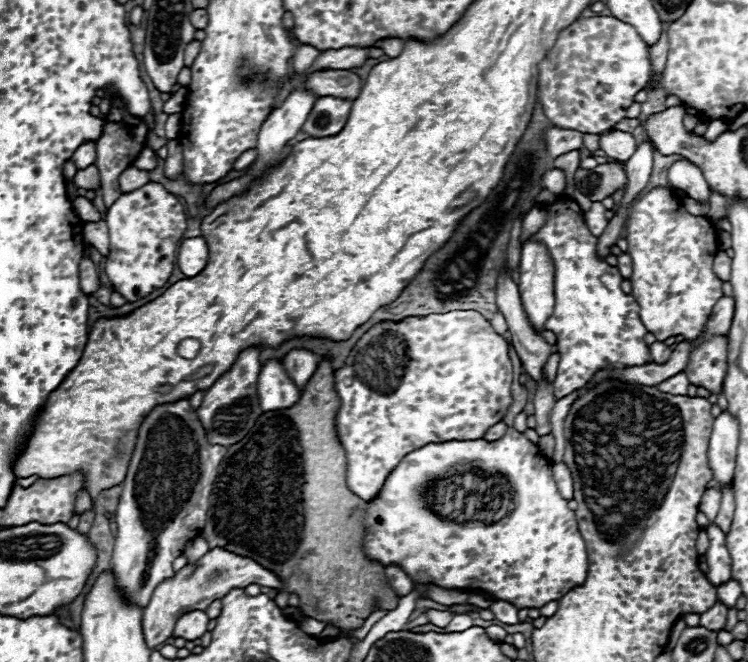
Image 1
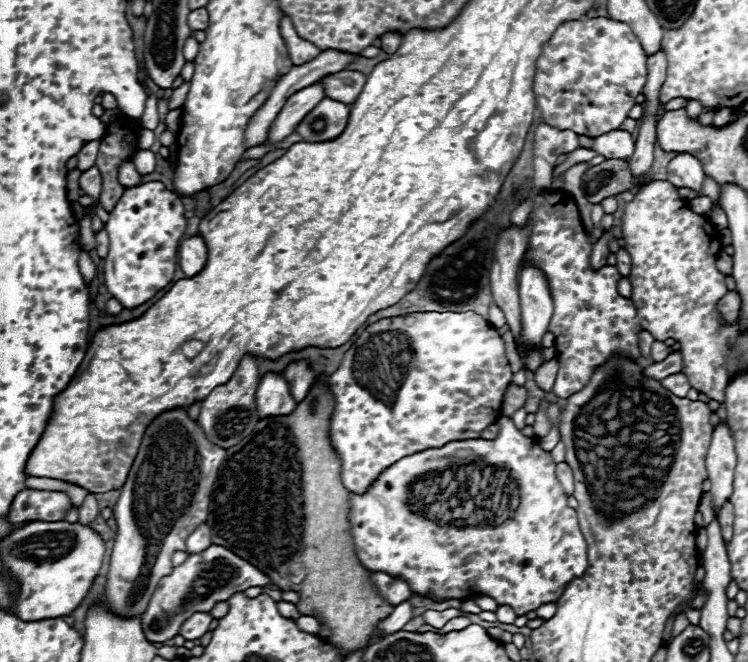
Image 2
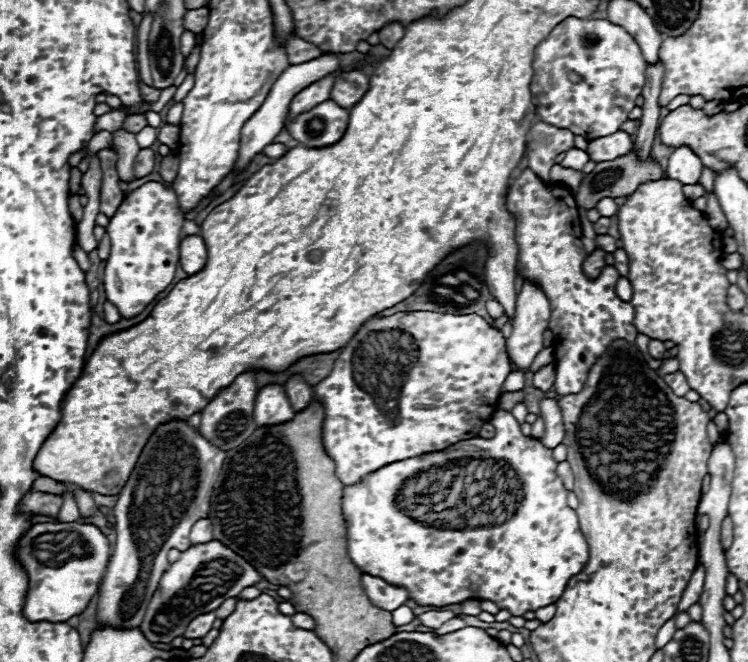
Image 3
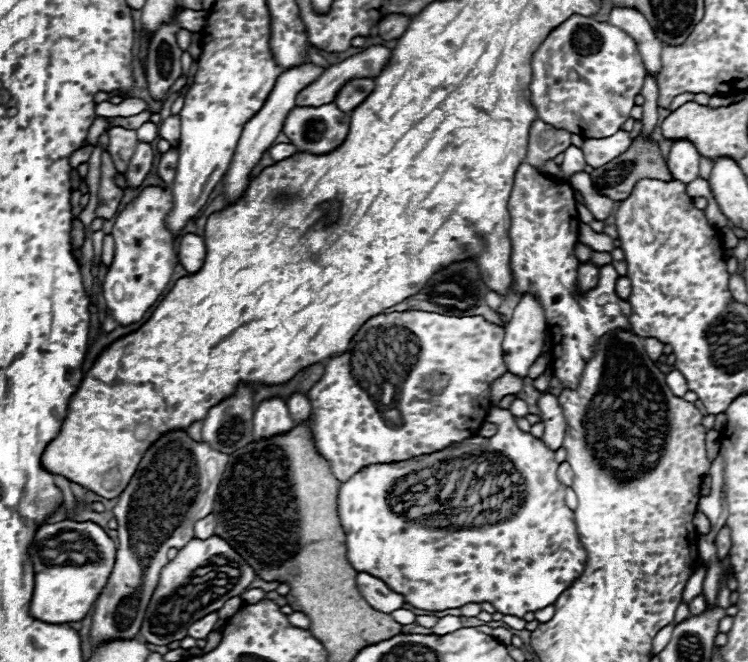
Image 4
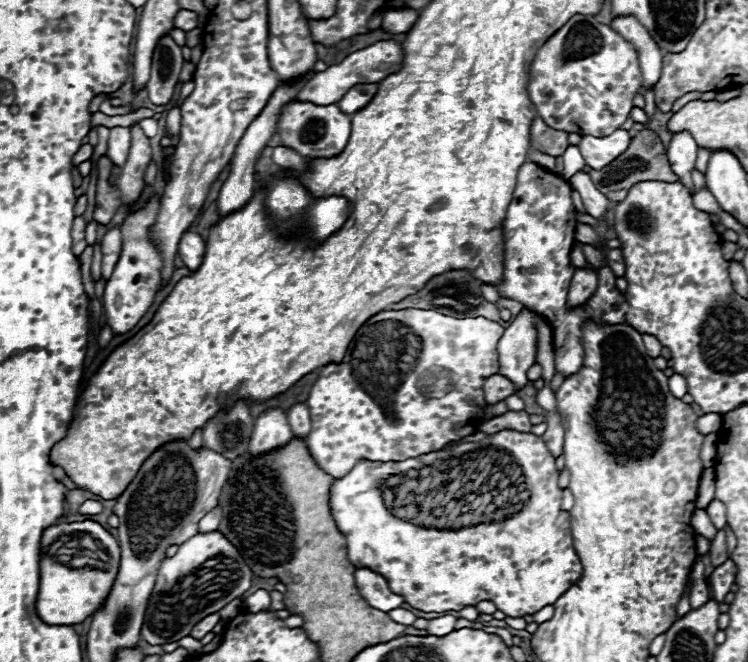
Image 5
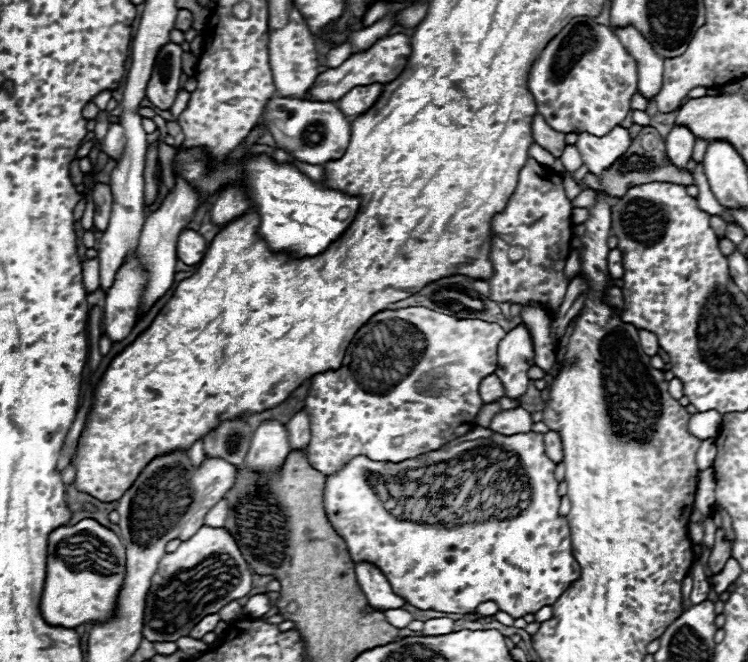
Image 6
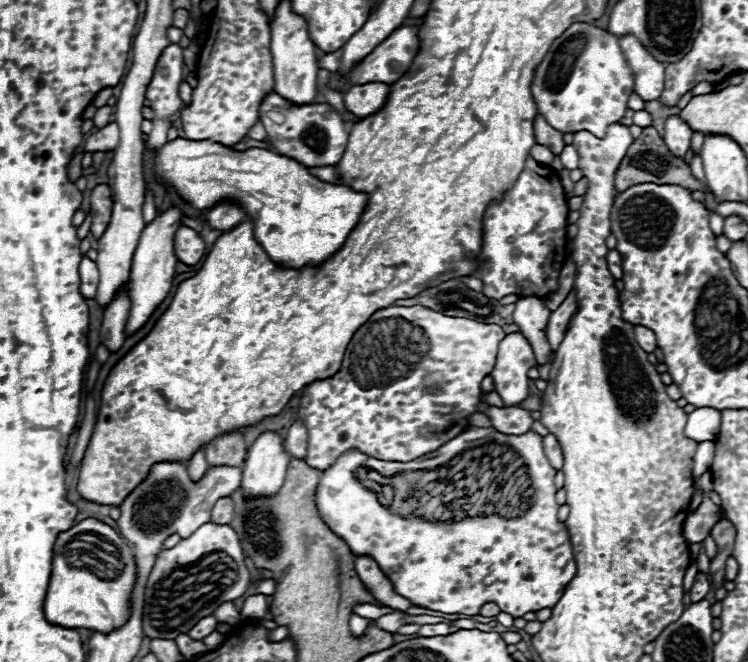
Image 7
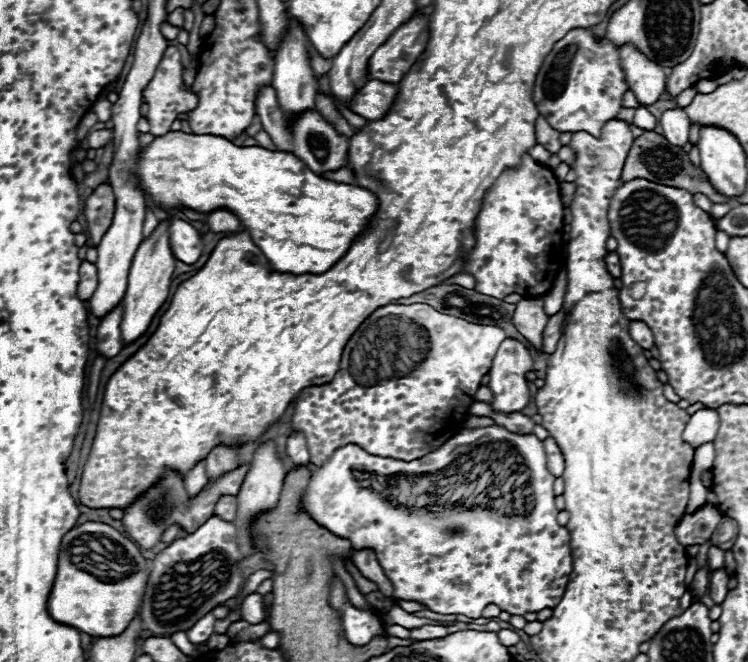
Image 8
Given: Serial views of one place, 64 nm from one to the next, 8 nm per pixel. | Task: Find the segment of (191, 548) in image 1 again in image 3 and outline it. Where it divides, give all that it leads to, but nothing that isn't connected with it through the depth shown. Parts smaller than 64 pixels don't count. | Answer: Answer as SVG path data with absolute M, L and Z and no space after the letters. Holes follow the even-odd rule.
M202 518L194 524L194 528L190 532L190 546L206 544L210 540L212 540L212 522L208 518Z

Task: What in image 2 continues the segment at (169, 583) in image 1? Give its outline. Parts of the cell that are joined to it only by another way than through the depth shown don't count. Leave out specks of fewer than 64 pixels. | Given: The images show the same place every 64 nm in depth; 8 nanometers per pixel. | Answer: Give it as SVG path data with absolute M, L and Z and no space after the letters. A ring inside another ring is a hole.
M212 544L200 554L190 554L184 564L176 566L170 576L164 576L158 582L150 604L142 614L142 630L146 634L146 640L152 644L166 642L178 634L180 624L194 612L210 612L216 602L228 600L234 592L242 592L250 586L268 584L272 584L272 580L266 574L262 574L254 564L238 558L224 546Z

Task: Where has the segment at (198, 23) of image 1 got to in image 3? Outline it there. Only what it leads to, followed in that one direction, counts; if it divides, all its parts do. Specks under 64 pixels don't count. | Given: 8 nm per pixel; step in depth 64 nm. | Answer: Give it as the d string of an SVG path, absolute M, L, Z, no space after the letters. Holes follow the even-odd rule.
M198 8L198 10L188 10L184 16L184 26L186 30L198 34L206 28L208 24L208 8Z

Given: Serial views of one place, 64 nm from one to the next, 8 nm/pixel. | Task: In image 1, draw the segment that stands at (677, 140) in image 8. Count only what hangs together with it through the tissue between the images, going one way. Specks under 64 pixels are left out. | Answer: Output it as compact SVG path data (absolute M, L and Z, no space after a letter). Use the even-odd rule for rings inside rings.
M688 160L674 162L668 172L668 180L674 188L684 190L692 200L696 200L700 204L710 200L710 188L708 188L702 172Z

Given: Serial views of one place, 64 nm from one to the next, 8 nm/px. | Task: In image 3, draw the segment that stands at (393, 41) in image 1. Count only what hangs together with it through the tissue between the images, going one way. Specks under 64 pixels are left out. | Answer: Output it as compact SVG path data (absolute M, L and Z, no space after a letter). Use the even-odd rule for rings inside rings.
M390 24L386 28L382 28L380 32L380 44L394 50L394 46L400 42L400 38L404 36L404 28L400 24Z

